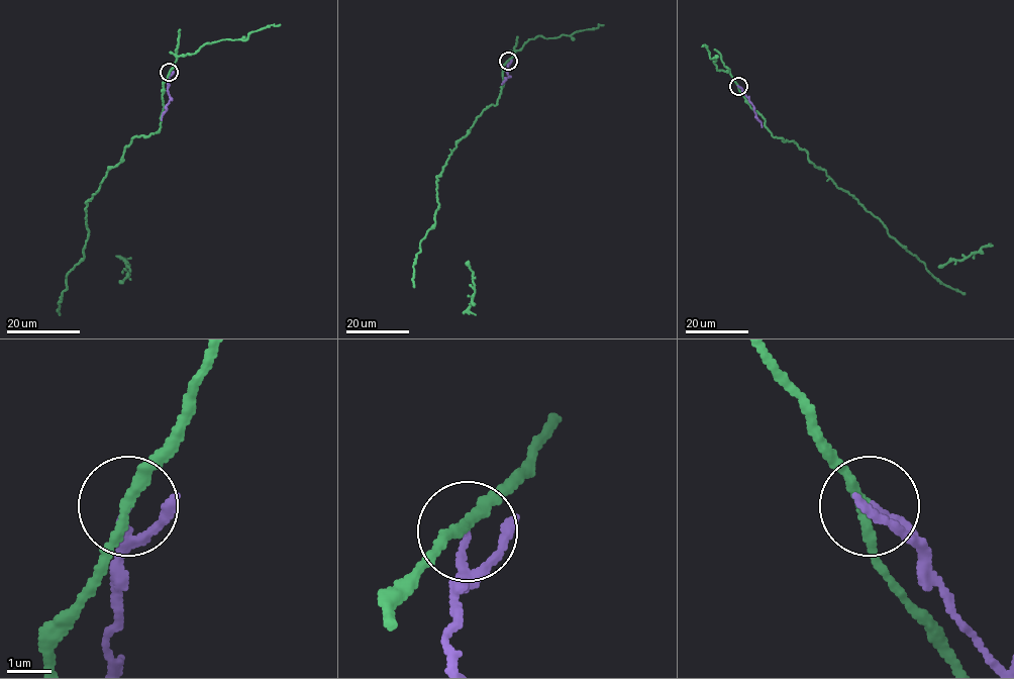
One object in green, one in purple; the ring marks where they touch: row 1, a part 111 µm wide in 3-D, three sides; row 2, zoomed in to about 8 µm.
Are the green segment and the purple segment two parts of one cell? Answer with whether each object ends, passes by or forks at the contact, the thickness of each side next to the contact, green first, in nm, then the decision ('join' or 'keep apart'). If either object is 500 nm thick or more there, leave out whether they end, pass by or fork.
green passes by; purple ends there; 240 nm thick on the green side, 140 nm on the other; keep apart

